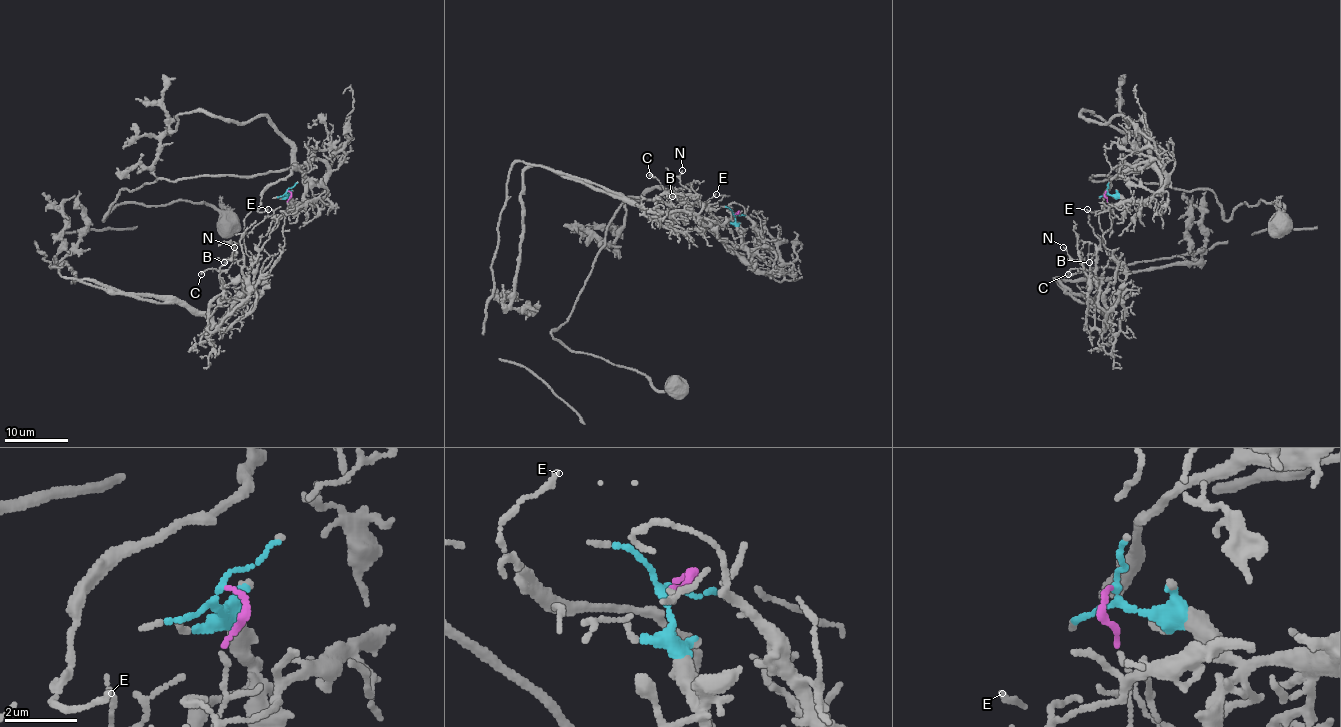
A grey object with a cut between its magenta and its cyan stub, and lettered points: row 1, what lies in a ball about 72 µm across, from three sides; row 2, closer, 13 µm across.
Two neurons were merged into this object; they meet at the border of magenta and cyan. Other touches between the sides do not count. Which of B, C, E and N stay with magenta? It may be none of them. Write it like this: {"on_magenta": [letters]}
{"on_magenta": ["B", "C", "N"]}

